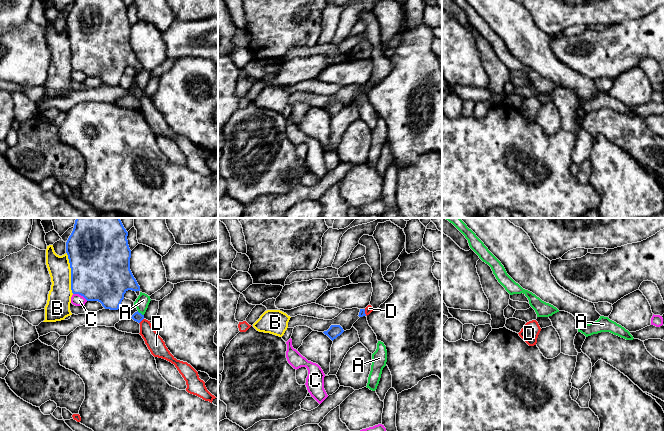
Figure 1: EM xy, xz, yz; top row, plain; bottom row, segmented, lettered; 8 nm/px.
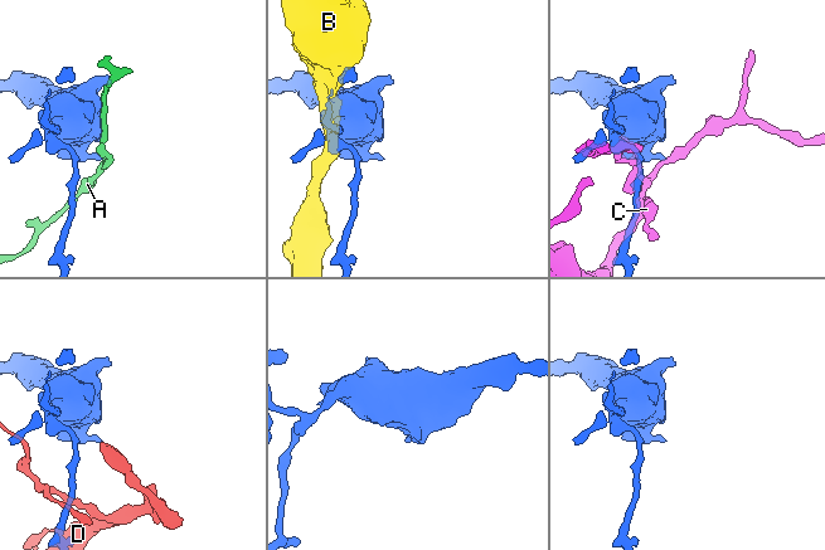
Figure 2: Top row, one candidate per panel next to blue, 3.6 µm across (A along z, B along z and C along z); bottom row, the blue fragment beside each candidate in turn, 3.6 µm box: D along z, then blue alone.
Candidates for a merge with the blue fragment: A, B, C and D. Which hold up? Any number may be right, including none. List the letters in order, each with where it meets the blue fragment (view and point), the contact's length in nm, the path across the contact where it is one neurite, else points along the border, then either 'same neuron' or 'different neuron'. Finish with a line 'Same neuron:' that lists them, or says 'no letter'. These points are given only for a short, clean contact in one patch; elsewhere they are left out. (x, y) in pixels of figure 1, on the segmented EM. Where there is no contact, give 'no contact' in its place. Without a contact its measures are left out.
A: meets blue in xy at (140, 313); contact 70 nm long; different neuron
B: meets blue in xy at (71, 273); contact 340 nm long; different neuron
C: meets blue in xy at (80, 294); contact 130 nm long; different neuron
D: meets blue in xy at (141, 320); contact 60 nm long; border along xy (143, 318), (139, 323); different neuron
Same neuron: no letter

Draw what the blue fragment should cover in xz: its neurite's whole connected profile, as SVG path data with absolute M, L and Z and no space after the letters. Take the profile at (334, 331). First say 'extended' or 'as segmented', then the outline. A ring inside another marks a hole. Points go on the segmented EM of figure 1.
as segmented; M331 325L327 331L323 333L327 335L332 341L340 336L344 332L343 328L340 325Z

